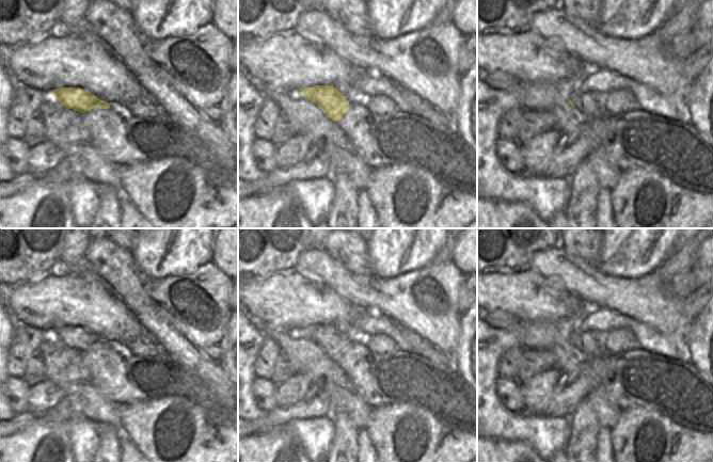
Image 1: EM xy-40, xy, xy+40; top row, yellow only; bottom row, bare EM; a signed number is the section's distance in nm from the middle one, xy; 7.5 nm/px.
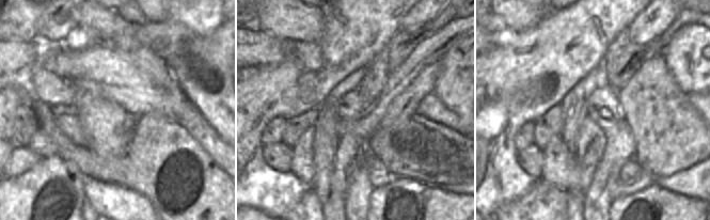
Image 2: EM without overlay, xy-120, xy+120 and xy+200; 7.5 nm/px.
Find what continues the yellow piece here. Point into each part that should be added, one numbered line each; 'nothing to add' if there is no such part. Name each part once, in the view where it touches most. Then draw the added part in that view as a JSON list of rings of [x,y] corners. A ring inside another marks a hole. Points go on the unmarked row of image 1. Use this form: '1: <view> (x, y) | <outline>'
1: xy+40 (588, 344) | [[[585,331],[583,333],[575,333],[570,338],[577,351],[585,357],[598,356],[604,351],[601,337],[596,333]]]

